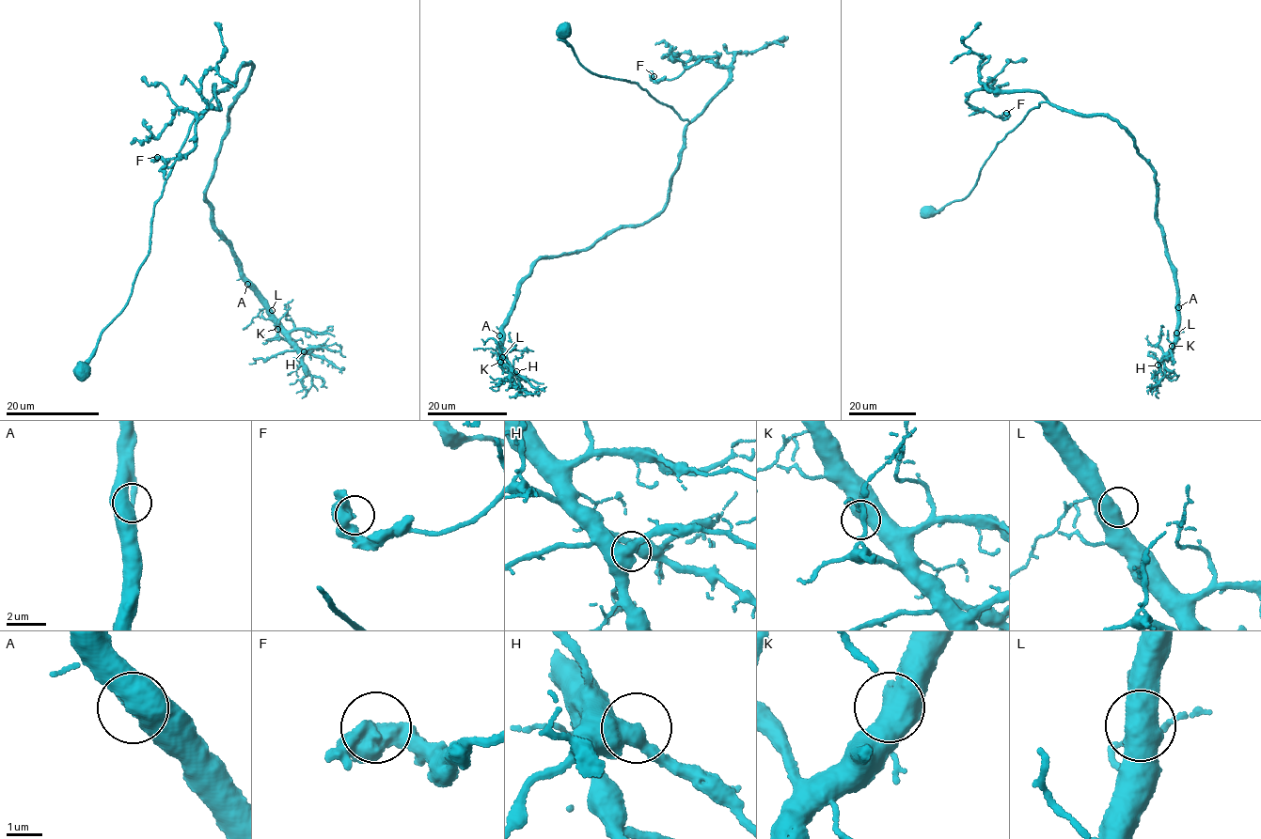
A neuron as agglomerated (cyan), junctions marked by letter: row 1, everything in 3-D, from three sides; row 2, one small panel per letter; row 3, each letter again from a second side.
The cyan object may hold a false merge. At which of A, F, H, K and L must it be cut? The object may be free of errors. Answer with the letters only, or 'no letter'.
no letter

